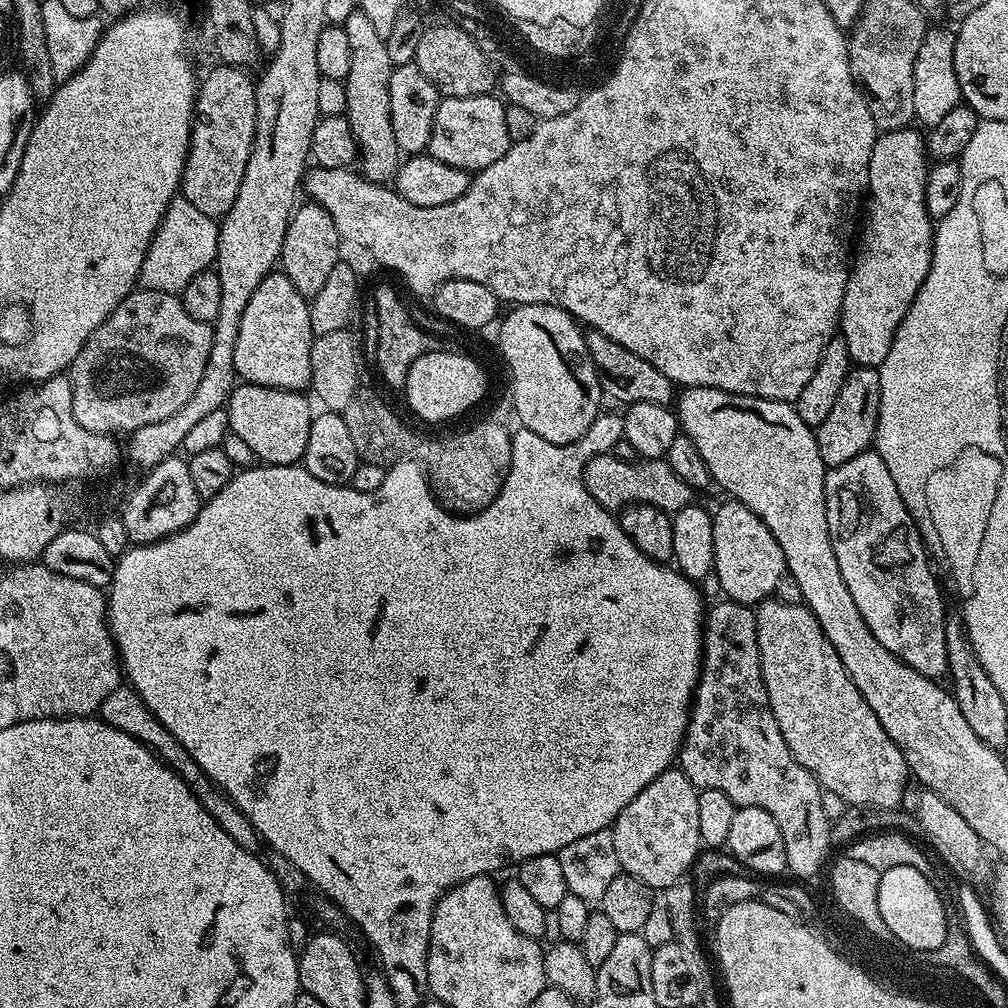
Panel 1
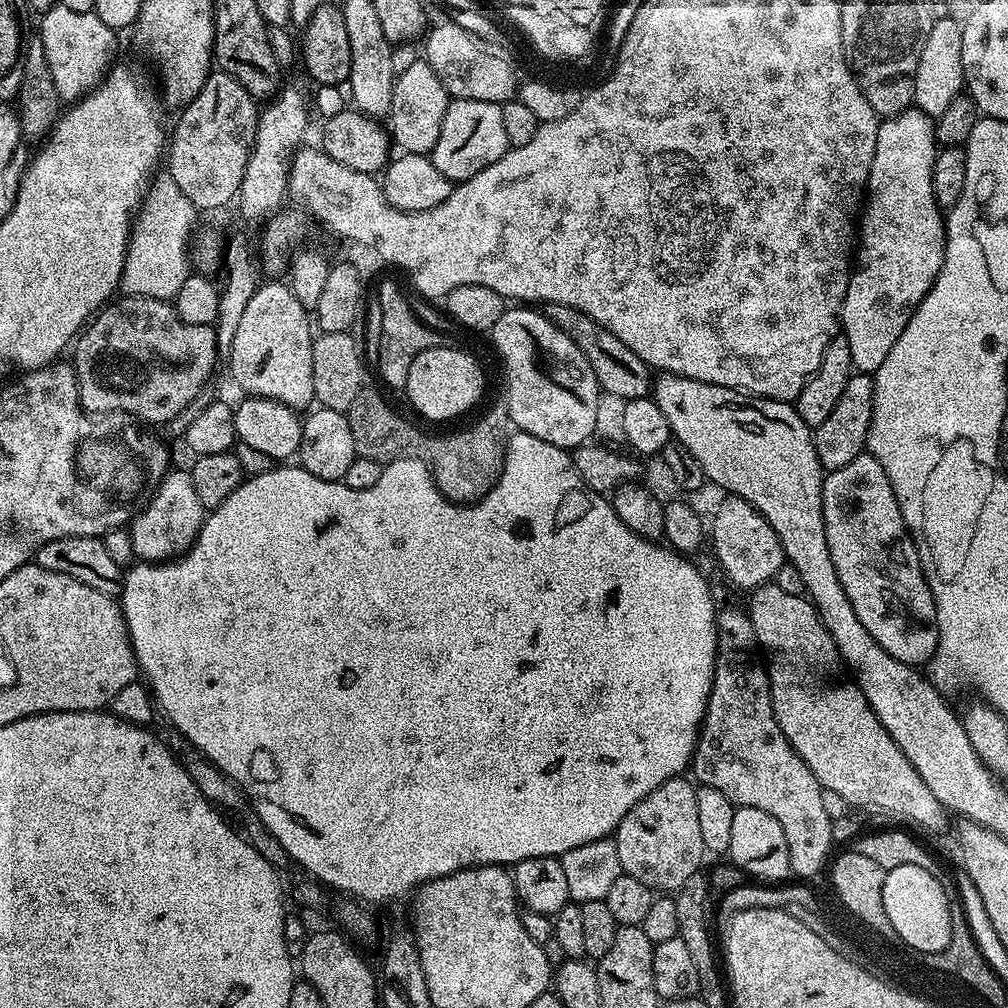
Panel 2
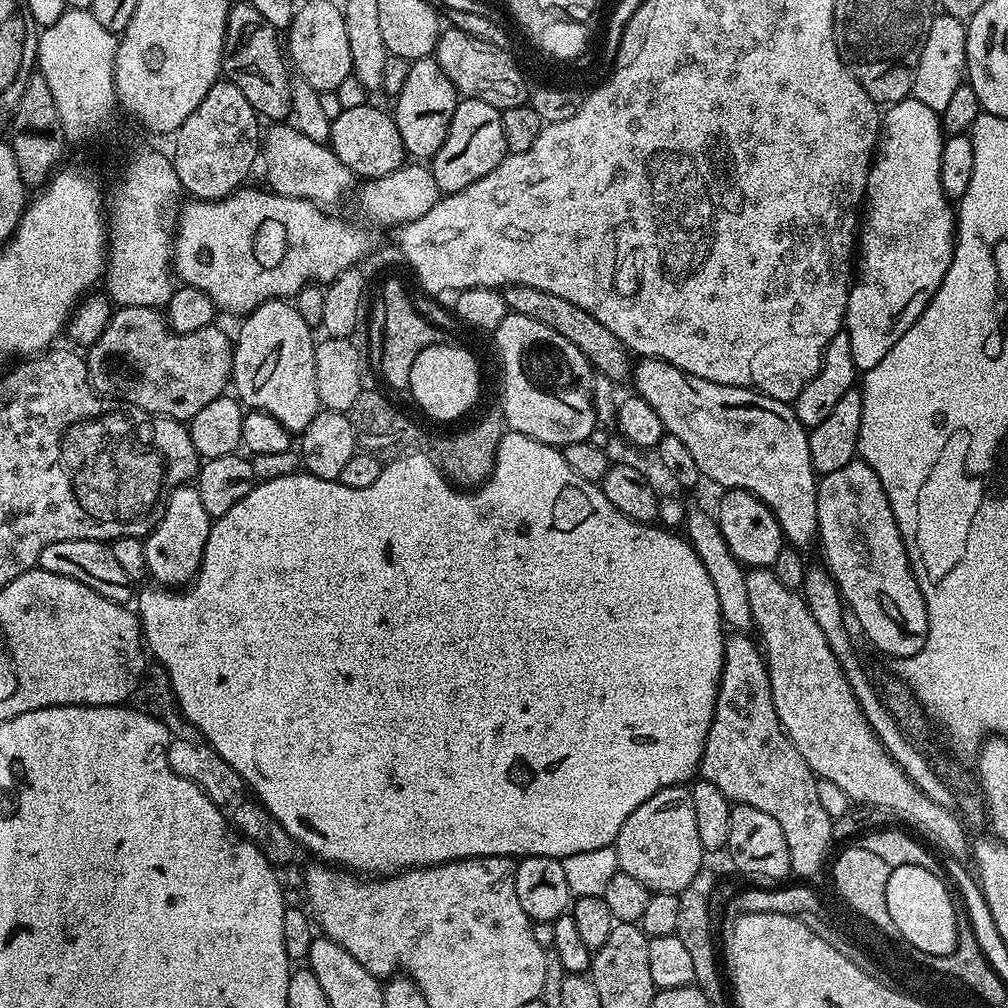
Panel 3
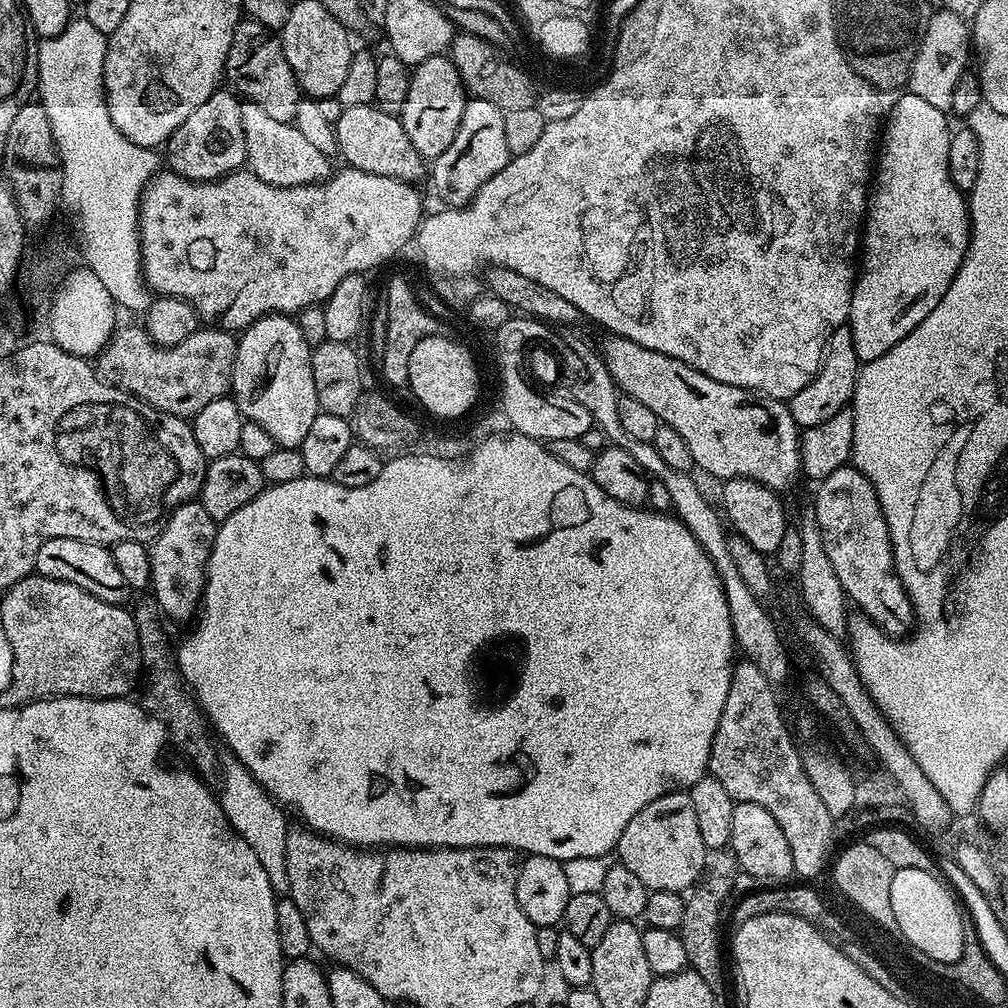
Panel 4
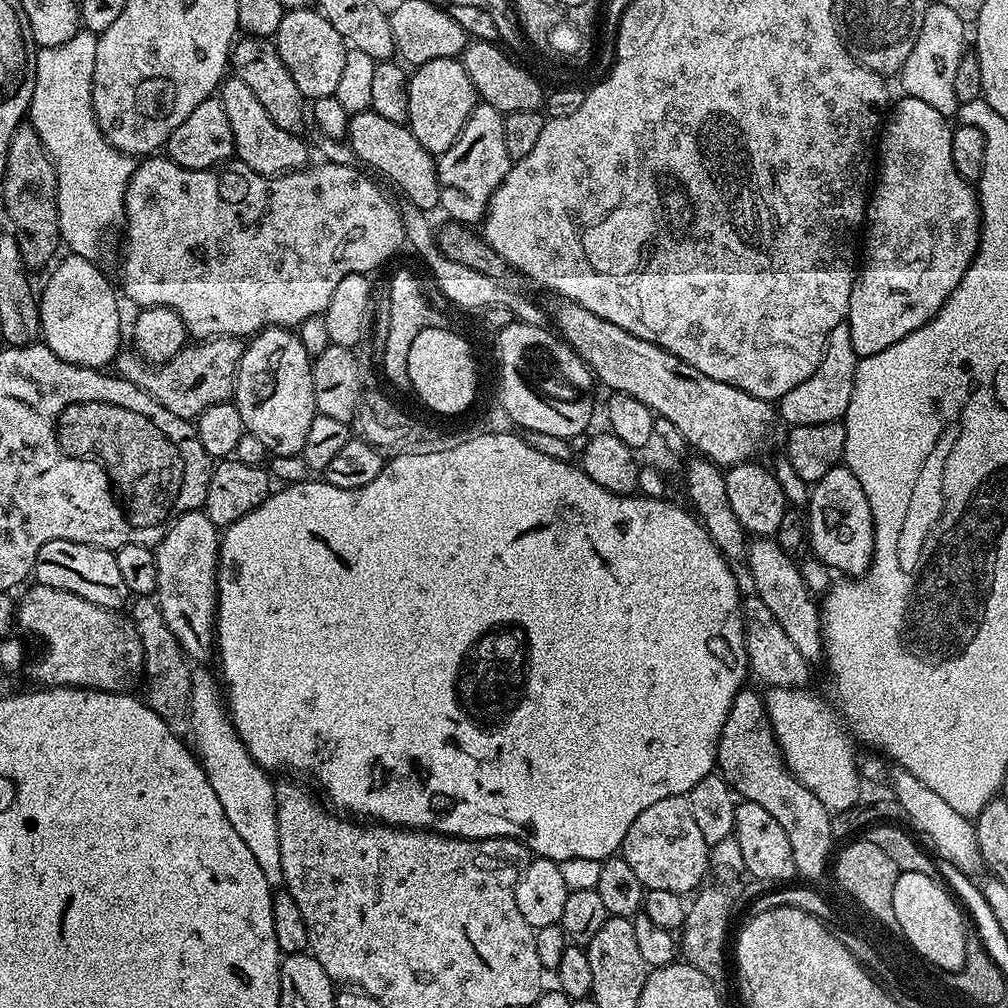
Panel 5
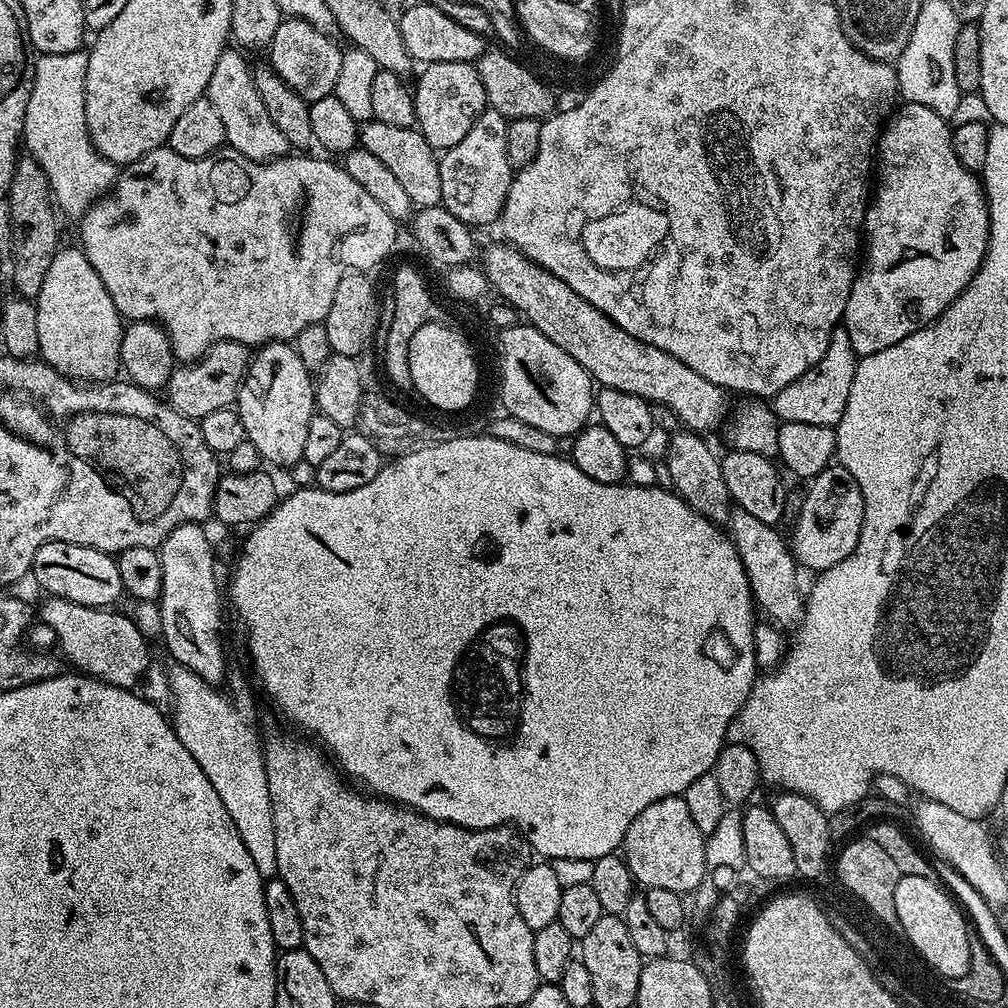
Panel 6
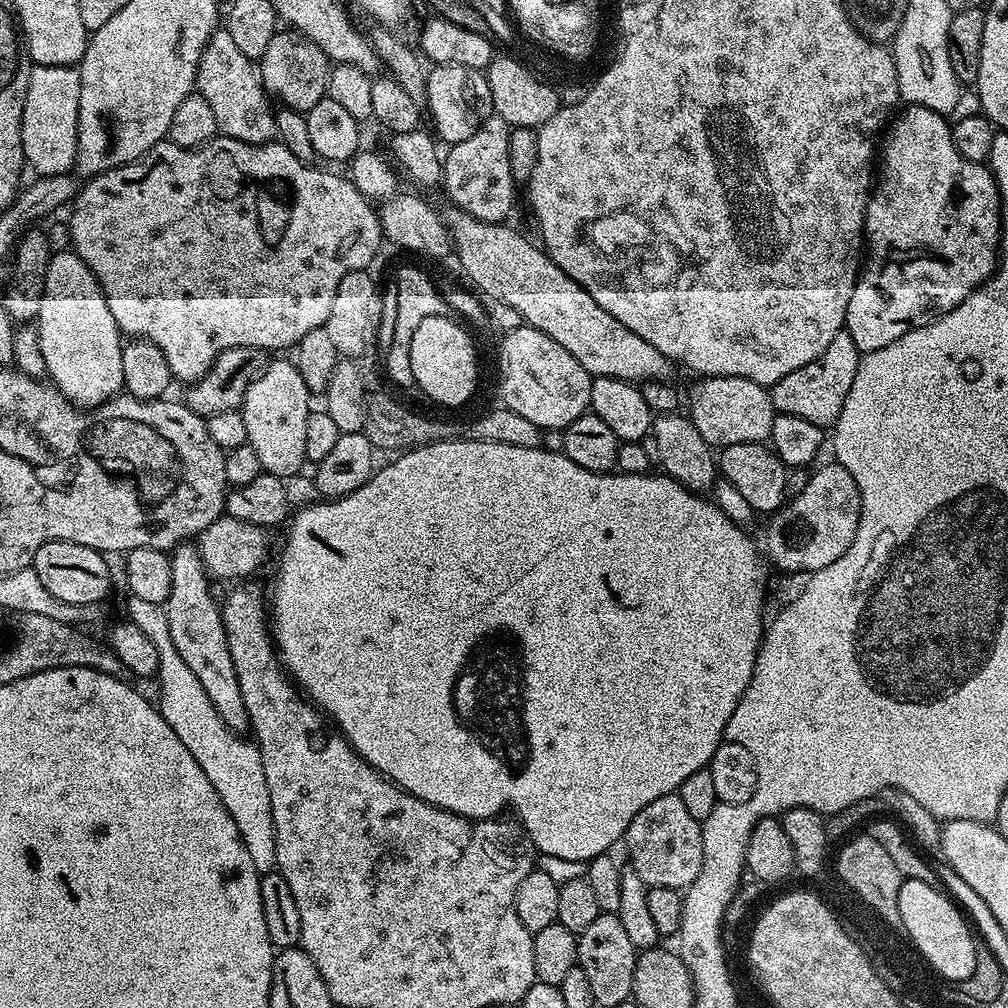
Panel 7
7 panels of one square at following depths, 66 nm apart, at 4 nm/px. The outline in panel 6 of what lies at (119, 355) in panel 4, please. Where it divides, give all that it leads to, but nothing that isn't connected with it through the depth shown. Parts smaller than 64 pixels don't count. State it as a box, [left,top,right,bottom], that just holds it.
[166,340,249,422]

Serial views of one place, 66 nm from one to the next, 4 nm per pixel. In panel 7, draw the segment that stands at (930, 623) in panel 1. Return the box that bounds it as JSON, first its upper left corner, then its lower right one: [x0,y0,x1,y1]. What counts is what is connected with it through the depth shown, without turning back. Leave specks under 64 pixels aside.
[764,462,860,574]

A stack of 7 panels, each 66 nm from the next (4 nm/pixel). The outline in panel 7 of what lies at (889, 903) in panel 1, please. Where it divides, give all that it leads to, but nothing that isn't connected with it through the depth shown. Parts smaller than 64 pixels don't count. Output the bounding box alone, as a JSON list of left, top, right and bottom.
[898,879,977,980]

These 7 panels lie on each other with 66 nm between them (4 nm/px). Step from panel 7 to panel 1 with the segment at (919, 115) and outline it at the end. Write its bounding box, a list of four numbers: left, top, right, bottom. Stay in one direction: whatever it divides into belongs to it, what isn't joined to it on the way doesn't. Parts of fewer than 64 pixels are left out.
[838,126,934,368]

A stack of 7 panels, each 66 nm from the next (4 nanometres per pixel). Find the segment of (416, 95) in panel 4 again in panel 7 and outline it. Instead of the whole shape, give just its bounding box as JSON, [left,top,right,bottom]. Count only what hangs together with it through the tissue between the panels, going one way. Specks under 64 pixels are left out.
[427,64,493,146]

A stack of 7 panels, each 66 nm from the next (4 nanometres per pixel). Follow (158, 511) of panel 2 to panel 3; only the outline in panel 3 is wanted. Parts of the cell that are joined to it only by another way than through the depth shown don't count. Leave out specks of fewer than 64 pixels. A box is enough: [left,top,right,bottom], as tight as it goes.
[143,483,213,586]

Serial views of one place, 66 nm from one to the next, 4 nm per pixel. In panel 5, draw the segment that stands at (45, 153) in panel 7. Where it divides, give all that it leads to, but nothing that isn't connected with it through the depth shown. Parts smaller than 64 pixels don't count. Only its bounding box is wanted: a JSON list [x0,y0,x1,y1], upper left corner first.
[27,30,137,261]

